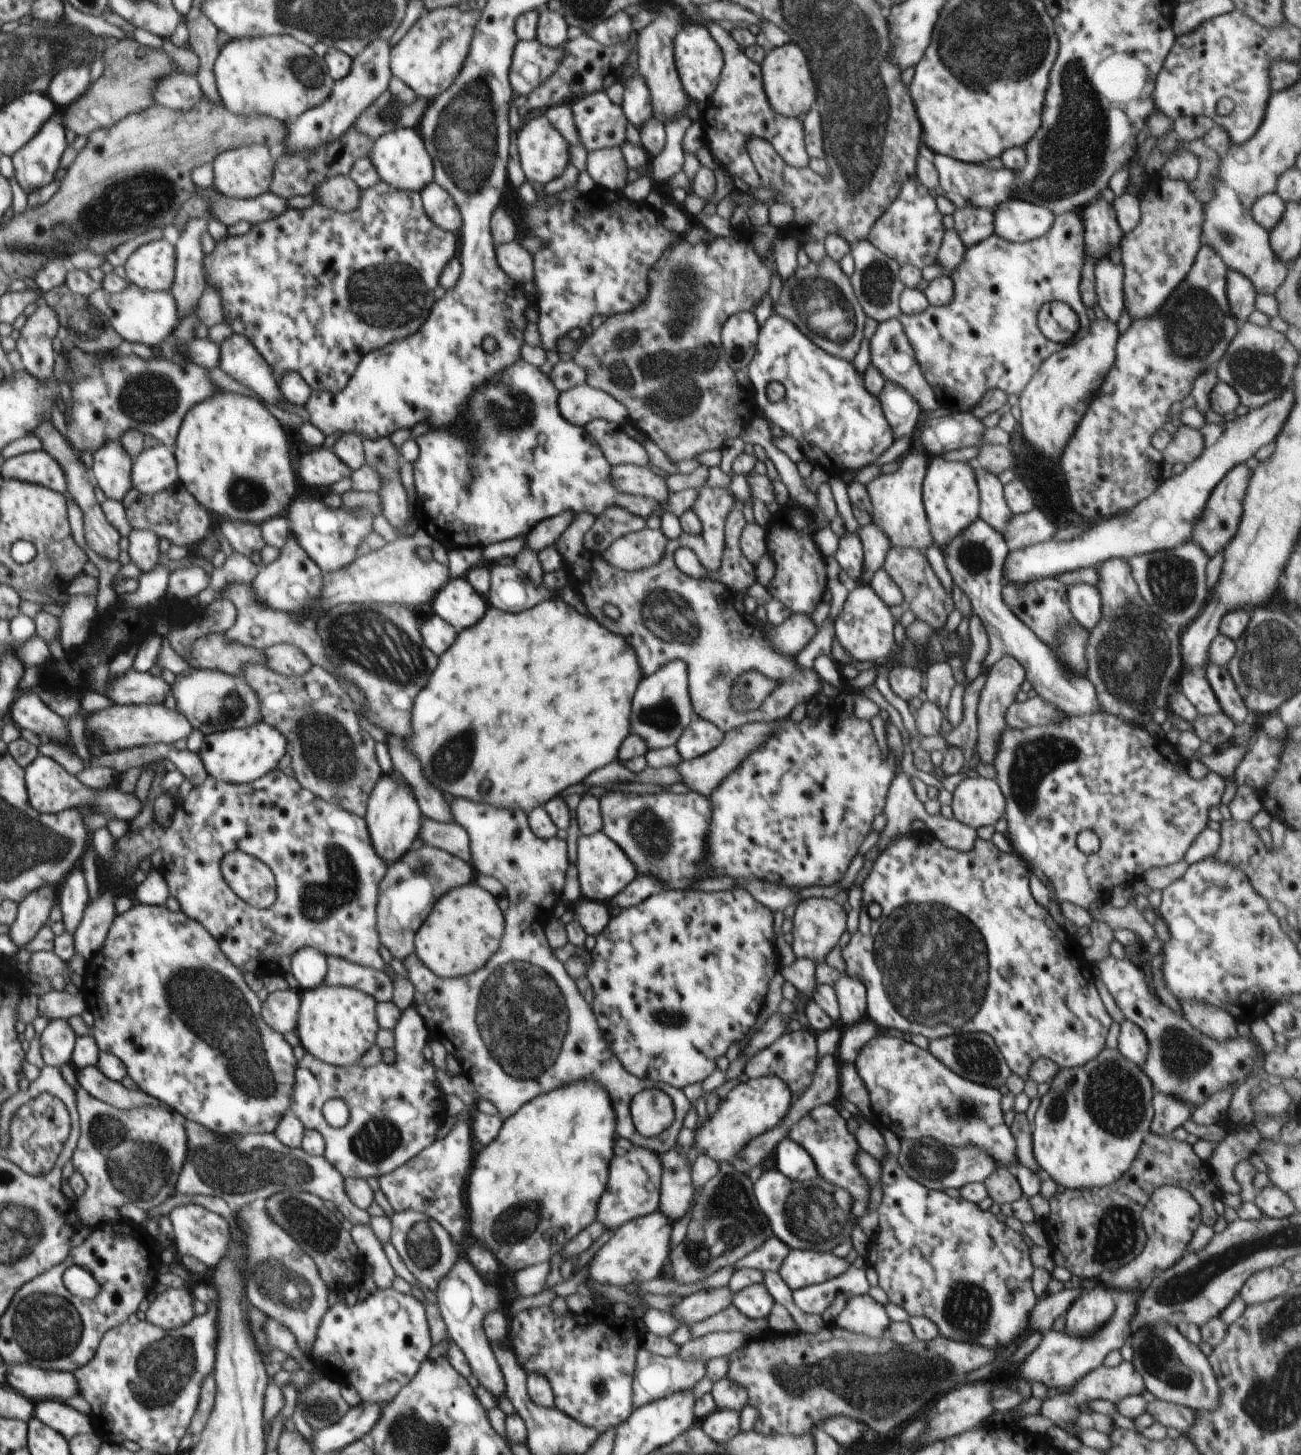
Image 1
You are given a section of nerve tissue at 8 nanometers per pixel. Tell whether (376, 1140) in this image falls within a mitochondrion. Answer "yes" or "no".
yes

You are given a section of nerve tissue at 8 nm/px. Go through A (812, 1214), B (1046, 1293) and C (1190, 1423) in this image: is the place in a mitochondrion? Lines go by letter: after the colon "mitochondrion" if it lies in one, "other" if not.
A: mitochondrion
B: other
C: other

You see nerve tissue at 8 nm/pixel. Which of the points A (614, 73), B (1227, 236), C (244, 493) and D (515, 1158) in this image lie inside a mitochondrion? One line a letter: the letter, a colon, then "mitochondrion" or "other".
A: other
B: mitochondrion
C: mitochondrion
D: other

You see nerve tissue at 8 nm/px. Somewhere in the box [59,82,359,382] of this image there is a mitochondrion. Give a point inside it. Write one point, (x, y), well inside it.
(127, 204)

